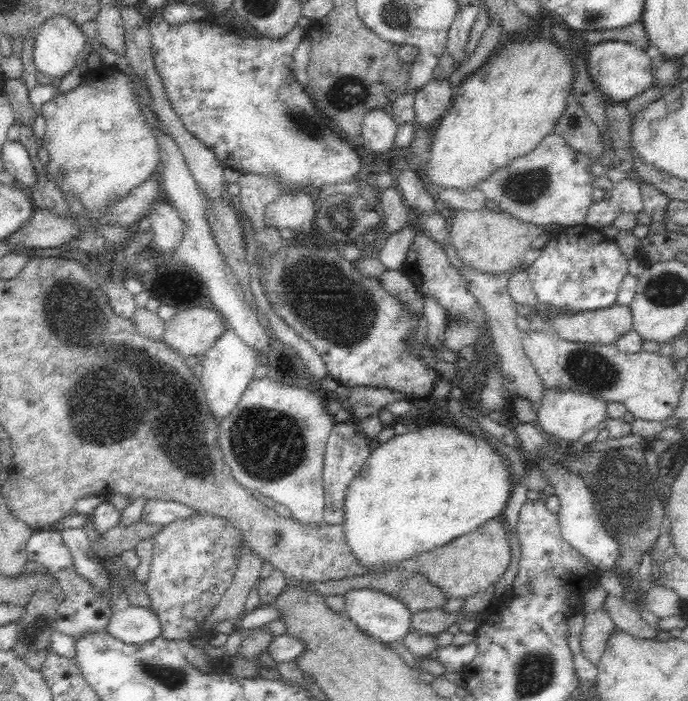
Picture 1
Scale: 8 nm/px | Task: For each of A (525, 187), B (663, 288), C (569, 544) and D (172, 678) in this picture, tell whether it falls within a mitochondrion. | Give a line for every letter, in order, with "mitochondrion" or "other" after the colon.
A: mitochondrion
B: mitochondrion
C: other
D: mitochondrion

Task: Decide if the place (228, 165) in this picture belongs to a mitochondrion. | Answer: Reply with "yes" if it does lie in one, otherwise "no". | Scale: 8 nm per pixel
no

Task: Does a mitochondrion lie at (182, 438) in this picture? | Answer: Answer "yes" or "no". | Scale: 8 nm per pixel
yes

